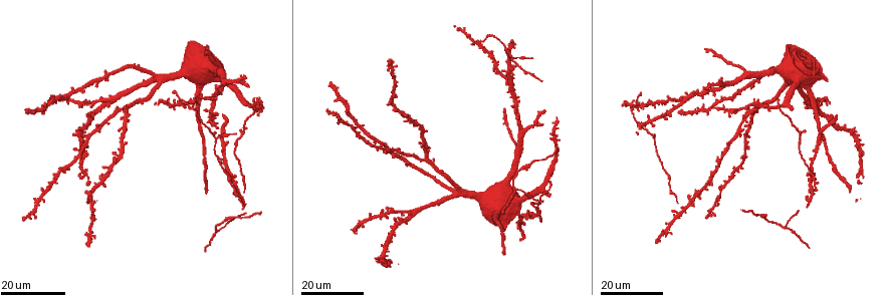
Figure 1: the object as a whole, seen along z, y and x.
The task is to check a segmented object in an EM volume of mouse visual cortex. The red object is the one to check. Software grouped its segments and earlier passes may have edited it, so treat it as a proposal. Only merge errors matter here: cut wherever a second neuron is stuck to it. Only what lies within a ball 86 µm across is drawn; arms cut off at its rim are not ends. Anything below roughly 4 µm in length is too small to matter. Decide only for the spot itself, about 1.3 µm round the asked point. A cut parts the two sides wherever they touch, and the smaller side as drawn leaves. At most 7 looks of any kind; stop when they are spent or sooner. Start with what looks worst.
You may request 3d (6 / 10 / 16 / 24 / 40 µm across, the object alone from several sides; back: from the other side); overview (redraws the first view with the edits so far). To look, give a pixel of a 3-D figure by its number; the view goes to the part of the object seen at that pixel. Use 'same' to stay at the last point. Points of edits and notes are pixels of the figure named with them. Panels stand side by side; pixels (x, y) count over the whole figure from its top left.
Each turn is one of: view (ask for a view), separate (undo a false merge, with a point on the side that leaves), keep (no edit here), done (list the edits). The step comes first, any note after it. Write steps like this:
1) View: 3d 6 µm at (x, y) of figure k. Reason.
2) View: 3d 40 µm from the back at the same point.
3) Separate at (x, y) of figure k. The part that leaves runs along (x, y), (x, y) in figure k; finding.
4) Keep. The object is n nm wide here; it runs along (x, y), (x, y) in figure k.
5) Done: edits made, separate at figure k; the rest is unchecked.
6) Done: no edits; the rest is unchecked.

View: 3d 16 µm at (654, 138) of figure 1. Arms part here.

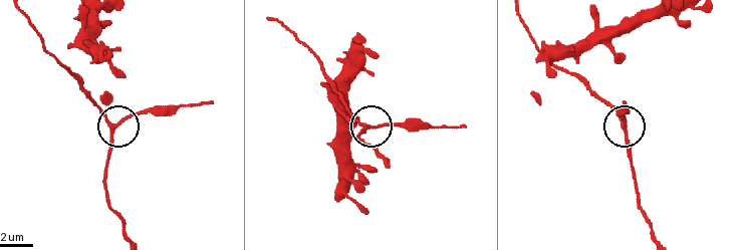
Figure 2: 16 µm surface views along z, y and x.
View: 3d 10 µm at (625, 127) of figure 2. Closer look.

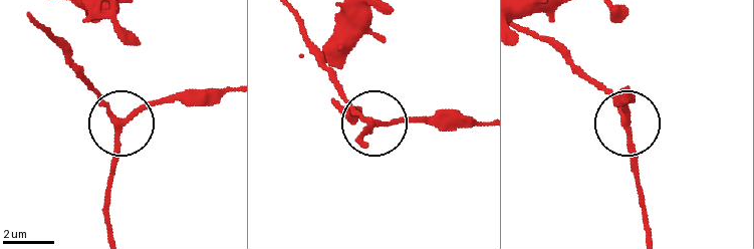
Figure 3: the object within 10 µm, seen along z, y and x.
Keep. The object is 190 nm wide here; it runs along (292, 15), (307, 47), (365, 118), (386, 126), (435, 118) in figure 3; one neuron here.

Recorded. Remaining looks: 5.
View: 3d 24 µm at (784, 228) of figure 1. Three-way junction.

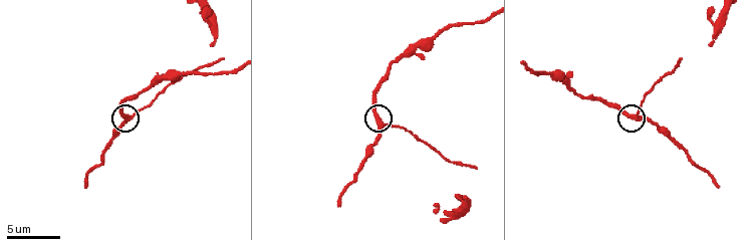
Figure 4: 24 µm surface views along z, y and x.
View: 3d 10 µm at (638, 119) of figure 4.

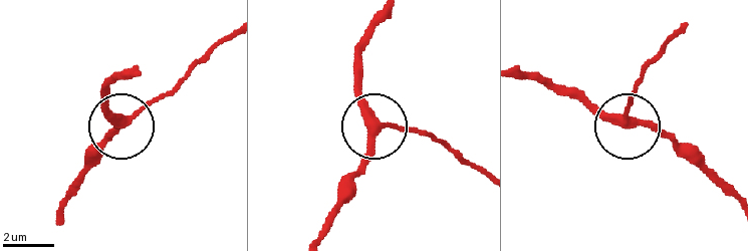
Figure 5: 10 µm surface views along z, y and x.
Keep. 3 arms meet here; one neuron here.

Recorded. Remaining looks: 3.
View: 3d 24 µm at (108, 103) of figure 1.

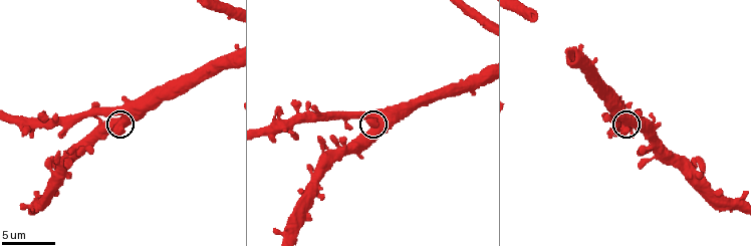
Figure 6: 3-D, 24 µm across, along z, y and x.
View: 3d 6 µm at (124, 118) of figure 6.

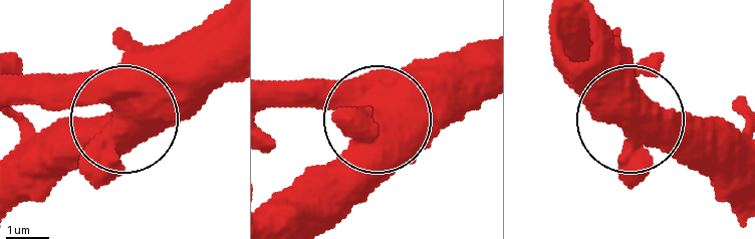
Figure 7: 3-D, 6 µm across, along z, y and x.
View: 3d 6 µm from the back at (116, 116) of figure 7.

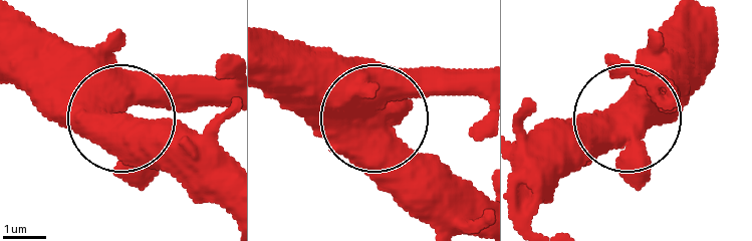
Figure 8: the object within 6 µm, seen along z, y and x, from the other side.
Keep. It runs along (19, 20), (105, 106), (225, 95) in figure 8; continuous, no second neuron.

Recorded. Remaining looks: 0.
Done: no edits; the rest is unchecked.

